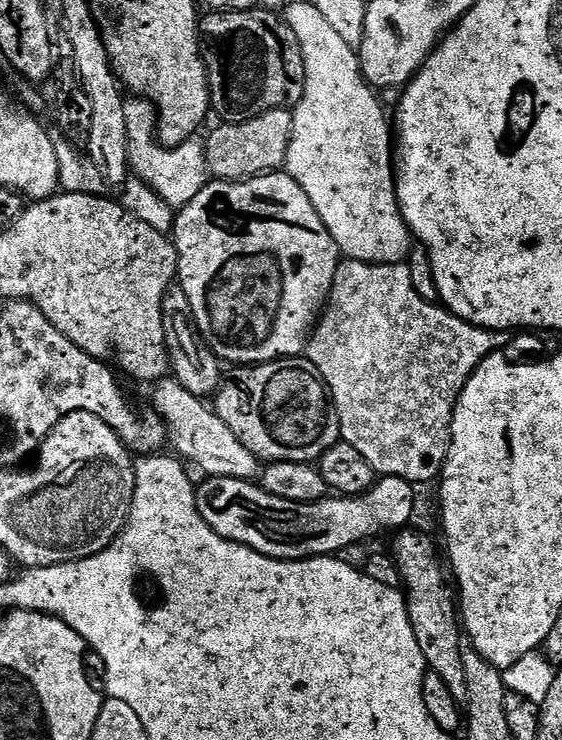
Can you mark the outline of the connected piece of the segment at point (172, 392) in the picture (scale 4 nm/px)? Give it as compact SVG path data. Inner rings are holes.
M174 378L159 381L155 388L157 408L155 411L160 419L168 425L171 447L176 447L175 451L193 469L195 469L194 467L201 468L205 477L217 476L218 478L259 481L262 475L260 457L250 450L246 450L246 446L242 446L242 442L238 442L234 430L230 430L230 426L226 426L226 422L222 422L222 418L216 415L209 405L207 408L204 405L207 403L201 397L190 394L190 390L186 390L186 386L182 386Z

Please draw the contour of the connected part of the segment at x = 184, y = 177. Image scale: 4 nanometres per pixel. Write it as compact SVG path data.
M128 98L126 110L126 142L128 143L129 169L149 184L175 210L186 207L210 183L208 171L208 145L203 135L197 134L182 142L177 148L167 148L158 139L158 117L148 110L144 116L145 101Z

